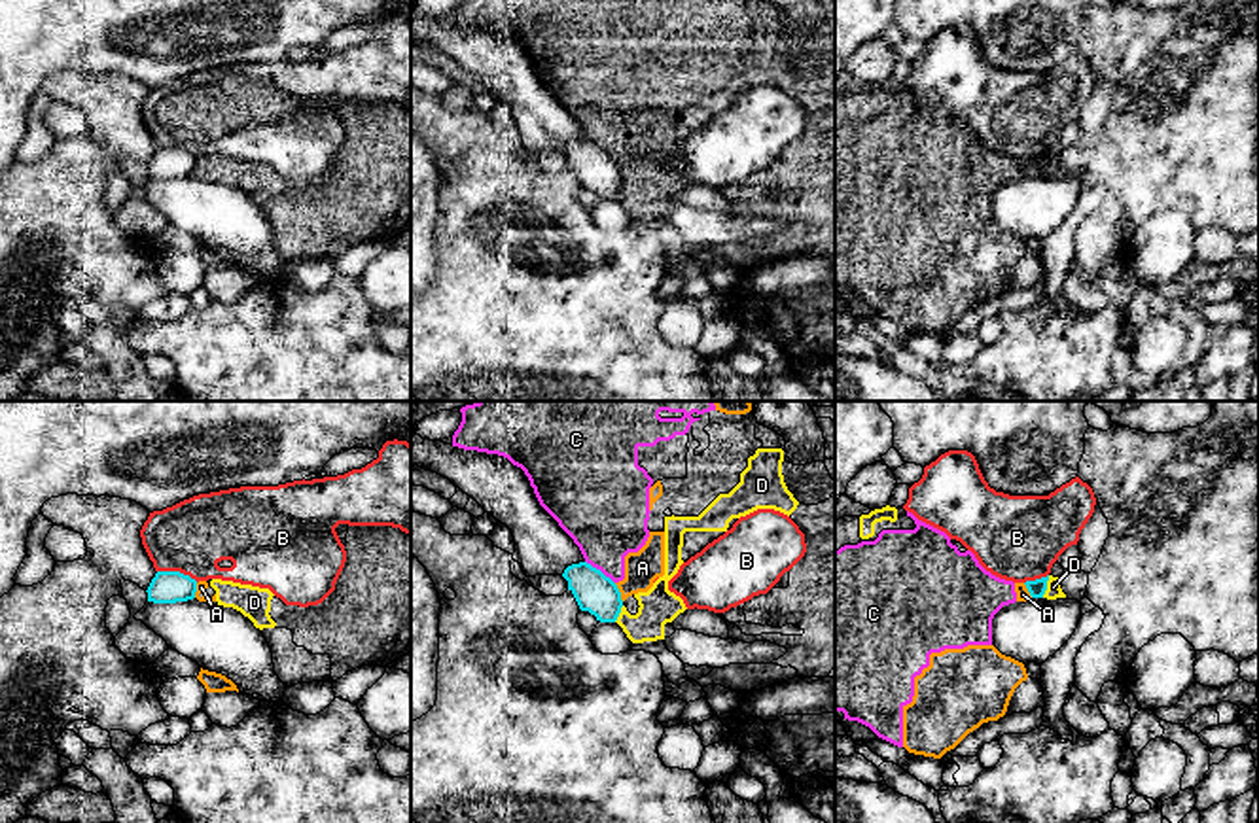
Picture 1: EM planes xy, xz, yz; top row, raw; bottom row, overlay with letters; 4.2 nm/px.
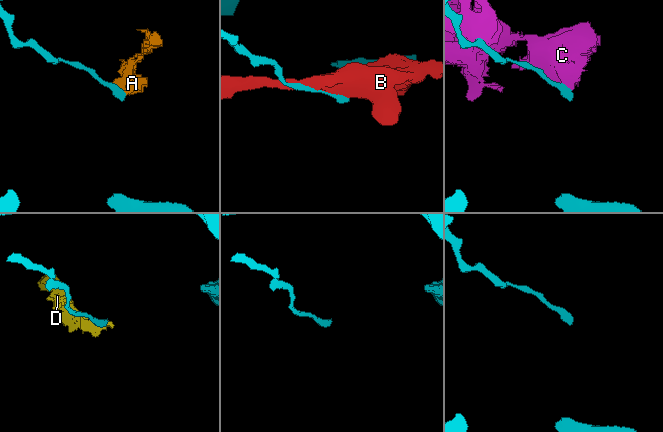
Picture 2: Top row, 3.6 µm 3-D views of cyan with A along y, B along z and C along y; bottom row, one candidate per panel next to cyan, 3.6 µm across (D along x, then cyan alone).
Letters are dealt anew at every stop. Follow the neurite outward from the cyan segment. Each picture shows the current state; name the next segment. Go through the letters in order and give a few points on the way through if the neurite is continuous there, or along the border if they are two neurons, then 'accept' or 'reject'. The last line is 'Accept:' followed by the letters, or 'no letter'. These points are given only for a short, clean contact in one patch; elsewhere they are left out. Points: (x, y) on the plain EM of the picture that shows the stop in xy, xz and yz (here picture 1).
A: border along xz (614, 159), (623, 176); reject
B: reject
C: reject
D: border along yz (1049, 152), (1042, 173); reject
Accept: no letter

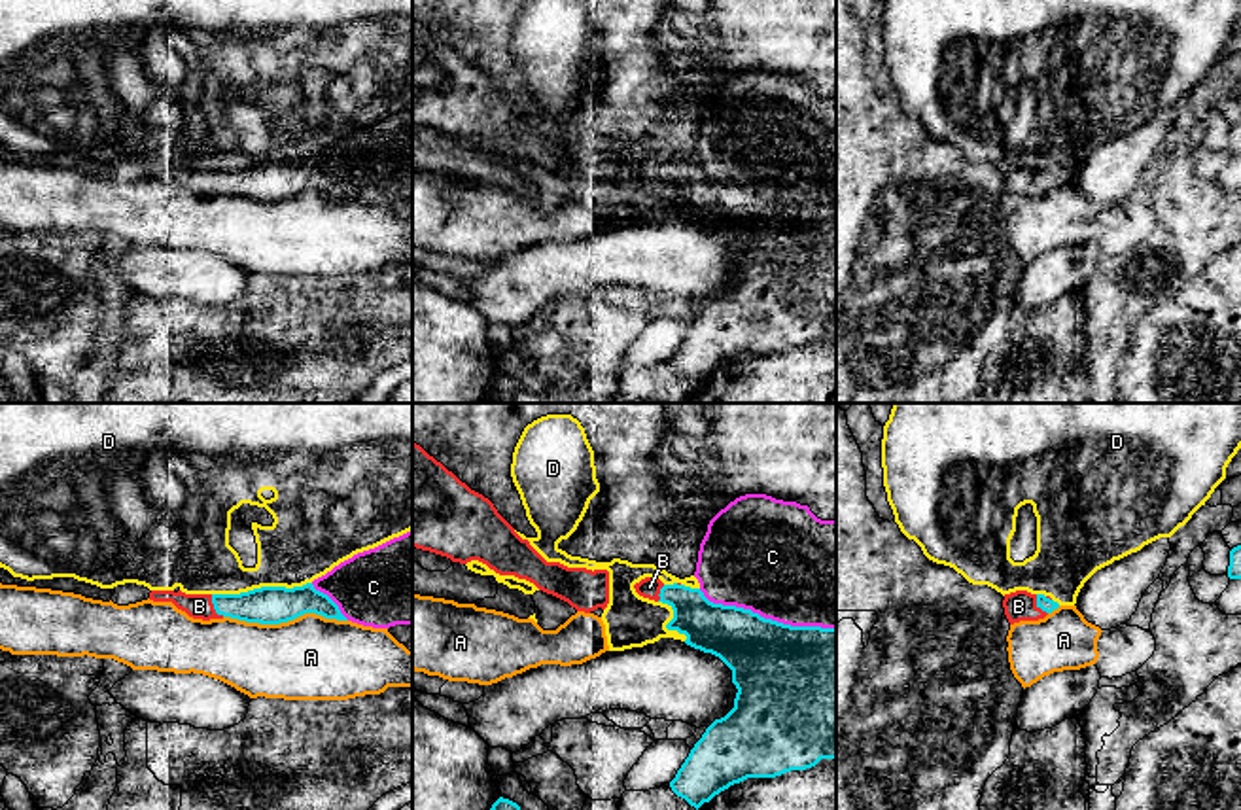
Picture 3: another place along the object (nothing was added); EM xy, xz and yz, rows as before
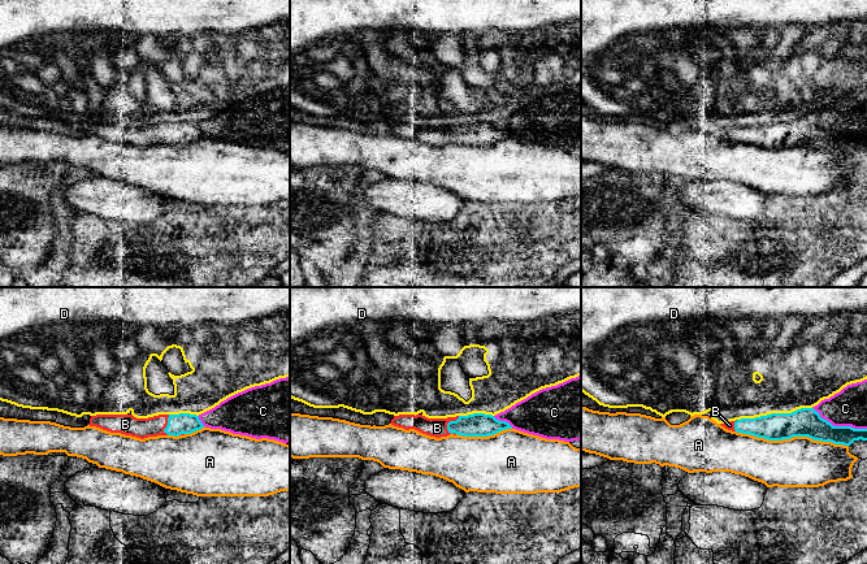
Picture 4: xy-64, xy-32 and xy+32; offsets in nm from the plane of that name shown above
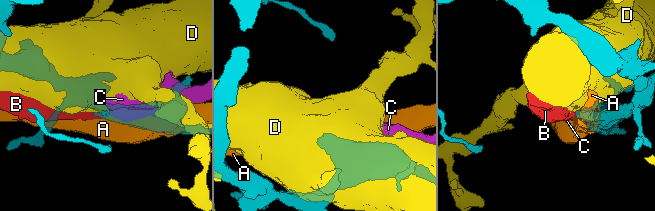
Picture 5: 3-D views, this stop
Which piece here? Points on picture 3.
A: reject
B: runs through xy (269, 180), (214, 184), (199, 182); accept
C: reject
D: reject
Accept: B

